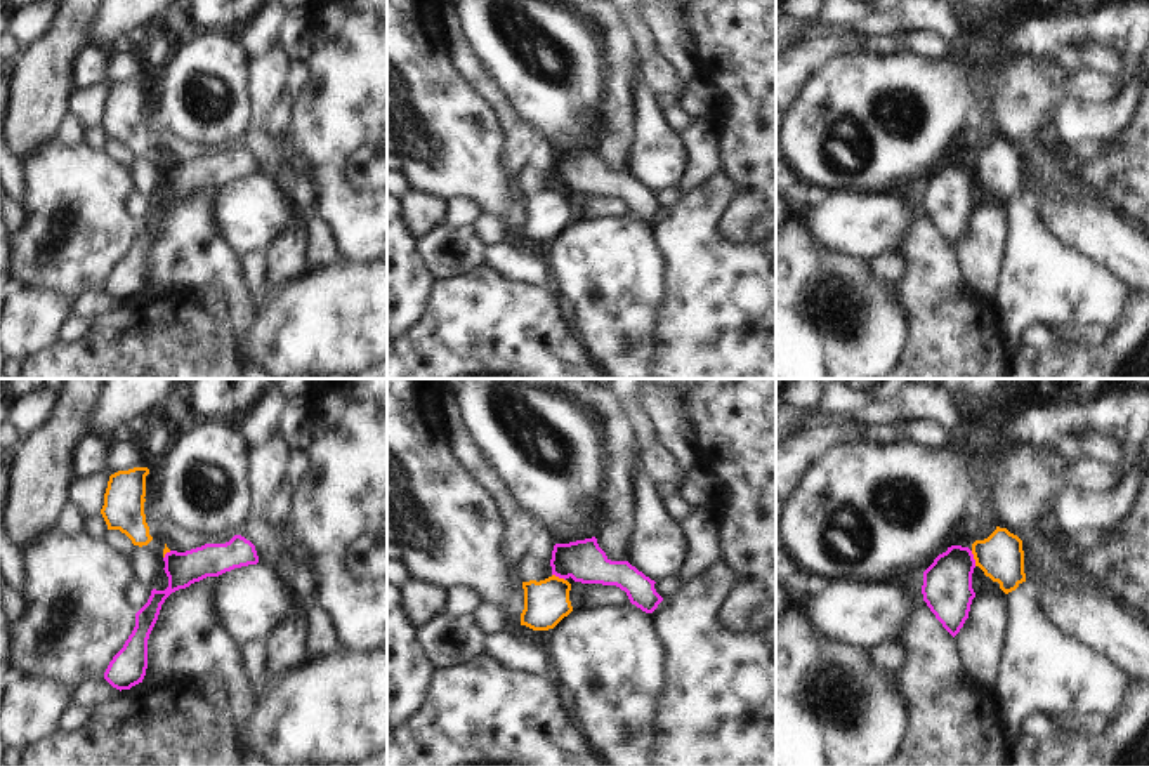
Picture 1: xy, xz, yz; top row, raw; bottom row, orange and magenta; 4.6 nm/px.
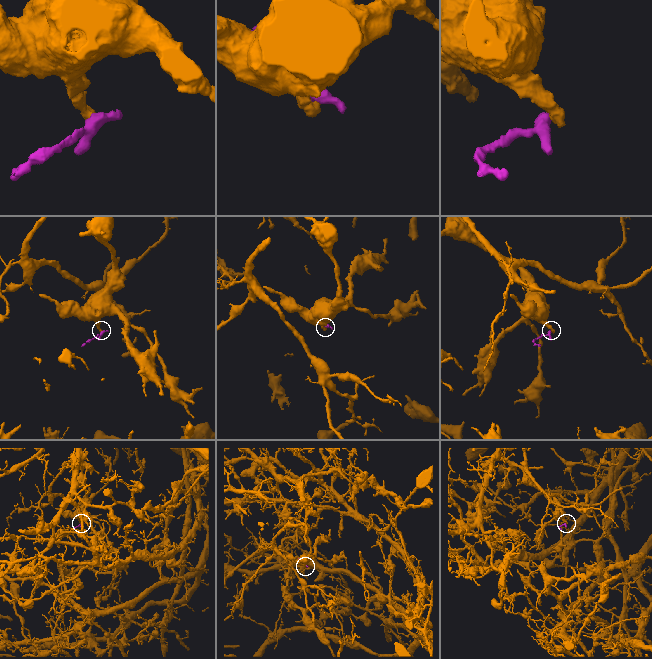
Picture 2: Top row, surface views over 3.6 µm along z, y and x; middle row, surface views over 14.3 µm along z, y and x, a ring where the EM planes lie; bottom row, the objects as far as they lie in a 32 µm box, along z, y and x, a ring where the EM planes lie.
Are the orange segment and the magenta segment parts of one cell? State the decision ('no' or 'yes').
no

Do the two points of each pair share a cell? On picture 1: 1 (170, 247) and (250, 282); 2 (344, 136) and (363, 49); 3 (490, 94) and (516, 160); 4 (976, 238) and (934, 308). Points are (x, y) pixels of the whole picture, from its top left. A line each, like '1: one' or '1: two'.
1: two
2: one
3: one
4: two

